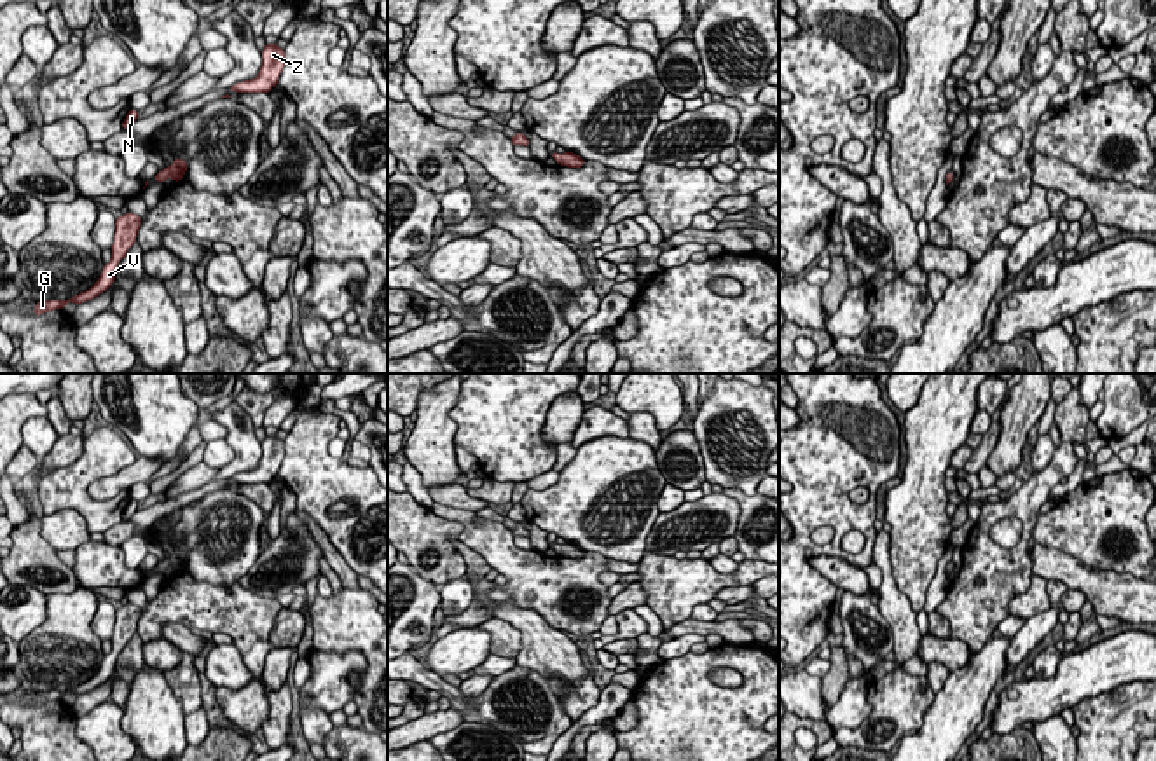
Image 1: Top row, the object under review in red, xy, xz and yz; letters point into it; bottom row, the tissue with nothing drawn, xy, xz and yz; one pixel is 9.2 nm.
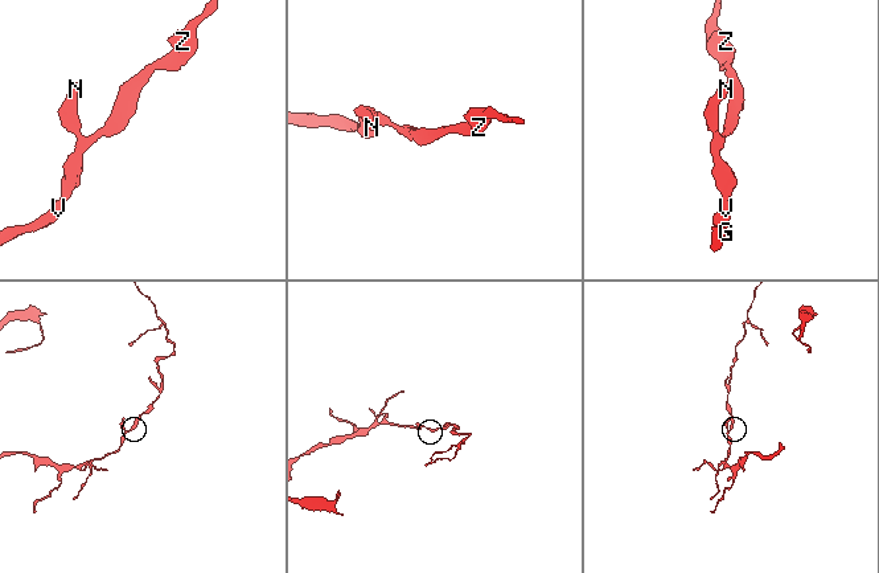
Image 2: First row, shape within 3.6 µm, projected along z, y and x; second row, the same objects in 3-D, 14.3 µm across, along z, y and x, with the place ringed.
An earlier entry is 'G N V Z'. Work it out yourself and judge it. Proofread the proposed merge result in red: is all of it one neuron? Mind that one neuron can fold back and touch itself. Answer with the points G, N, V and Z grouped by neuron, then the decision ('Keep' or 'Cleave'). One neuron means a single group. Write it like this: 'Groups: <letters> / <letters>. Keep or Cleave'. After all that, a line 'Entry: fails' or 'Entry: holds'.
Groups: G N V Z. Keep
Entry: holds

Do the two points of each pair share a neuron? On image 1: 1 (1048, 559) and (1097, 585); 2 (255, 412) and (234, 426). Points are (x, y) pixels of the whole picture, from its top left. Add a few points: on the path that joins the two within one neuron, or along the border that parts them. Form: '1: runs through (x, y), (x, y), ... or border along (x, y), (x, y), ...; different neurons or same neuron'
1: runs through (1060, 566), (1085, 578); same neuron
2: border along (234, 402), (255, 425); different neurons

